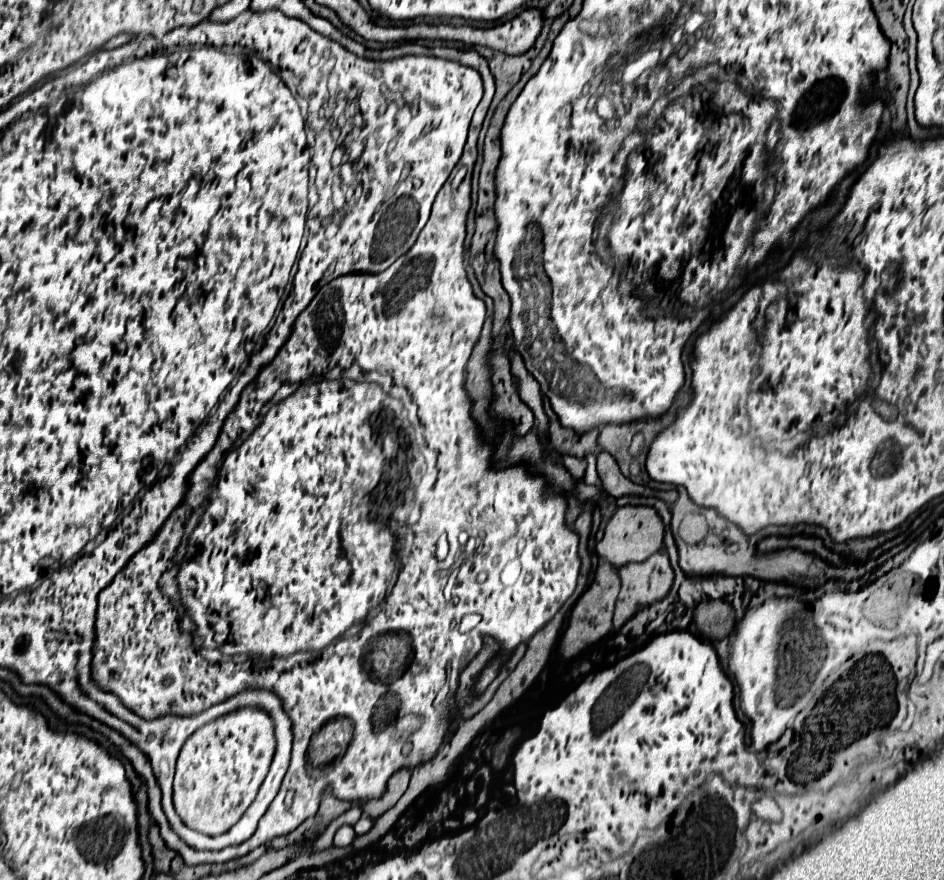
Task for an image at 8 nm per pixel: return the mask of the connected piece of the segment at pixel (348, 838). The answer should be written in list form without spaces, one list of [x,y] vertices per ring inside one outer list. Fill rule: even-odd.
[[[343,825],[334,835],[333,844],[337,847],[348,846],[356,838],[356,832],[350,825]]]

